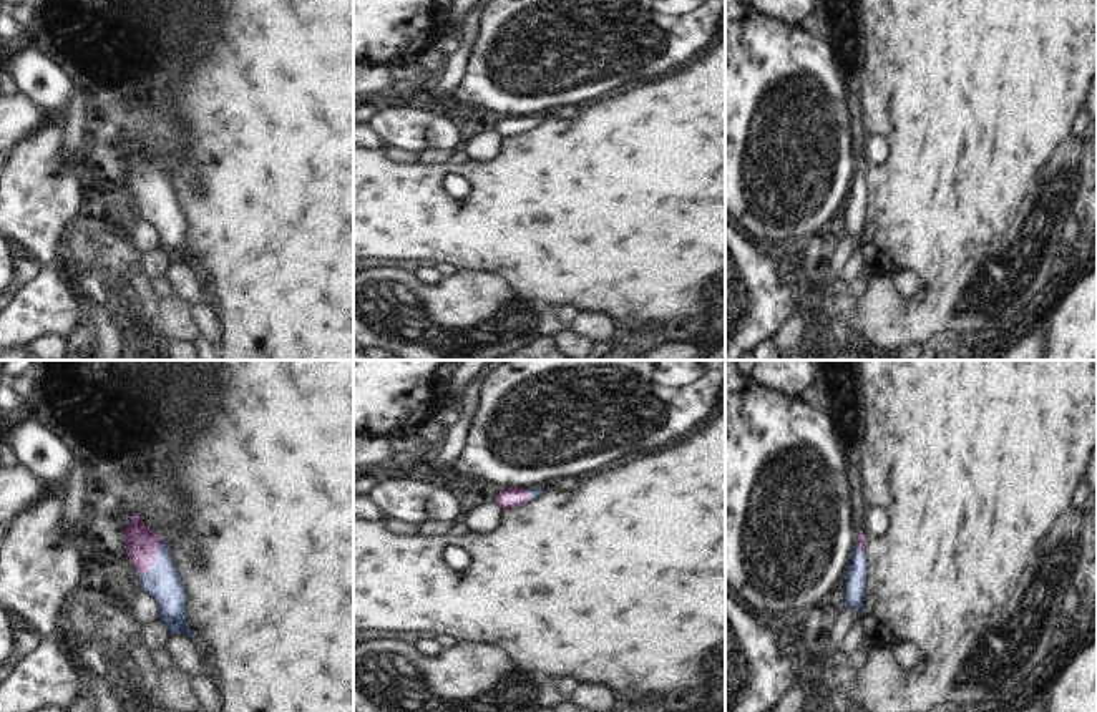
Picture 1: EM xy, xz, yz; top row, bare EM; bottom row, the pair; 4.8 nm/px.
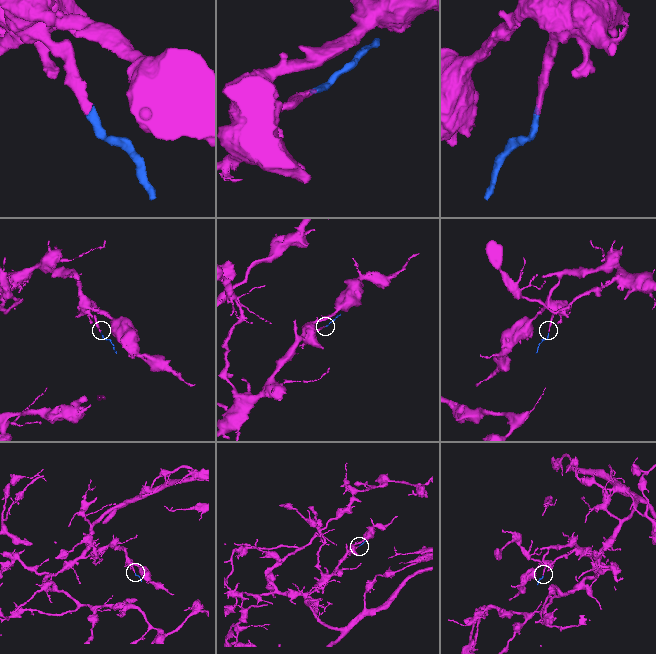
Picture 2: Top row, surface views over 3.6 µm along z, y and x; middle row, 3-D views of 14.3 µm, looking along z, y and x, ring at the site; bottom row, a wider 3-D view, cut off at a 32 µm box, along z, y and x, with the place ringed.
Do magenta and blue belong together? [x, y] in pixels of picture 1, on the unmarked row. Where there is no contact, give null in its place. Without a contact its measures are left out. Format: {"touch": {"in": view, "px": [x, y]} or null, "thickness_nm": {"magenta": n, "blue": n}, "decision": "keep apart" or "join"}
{"touch": {"in": "xy", "px": [155, 188]}, "thickness_nm": {"magenta": 160, "blue": 170}, "decision": "join"}

